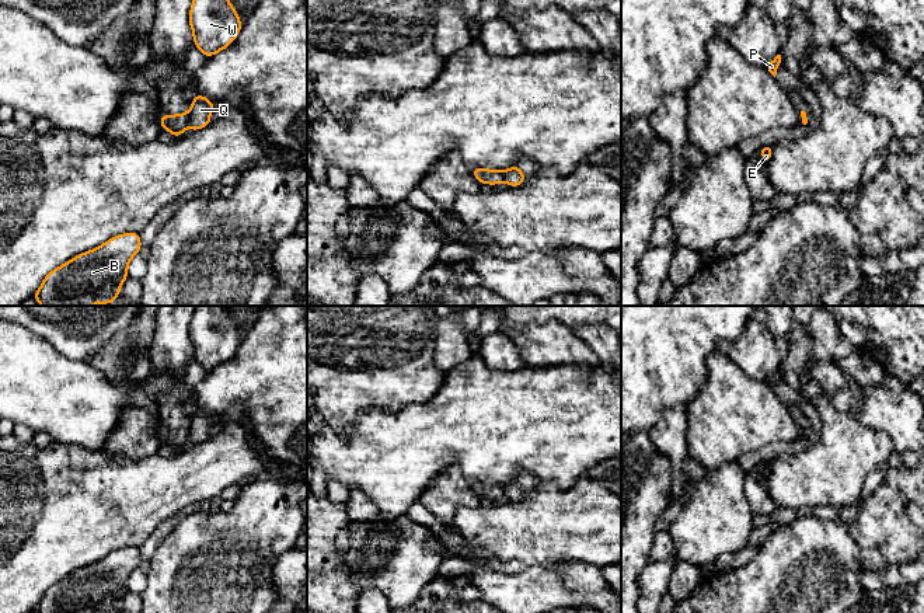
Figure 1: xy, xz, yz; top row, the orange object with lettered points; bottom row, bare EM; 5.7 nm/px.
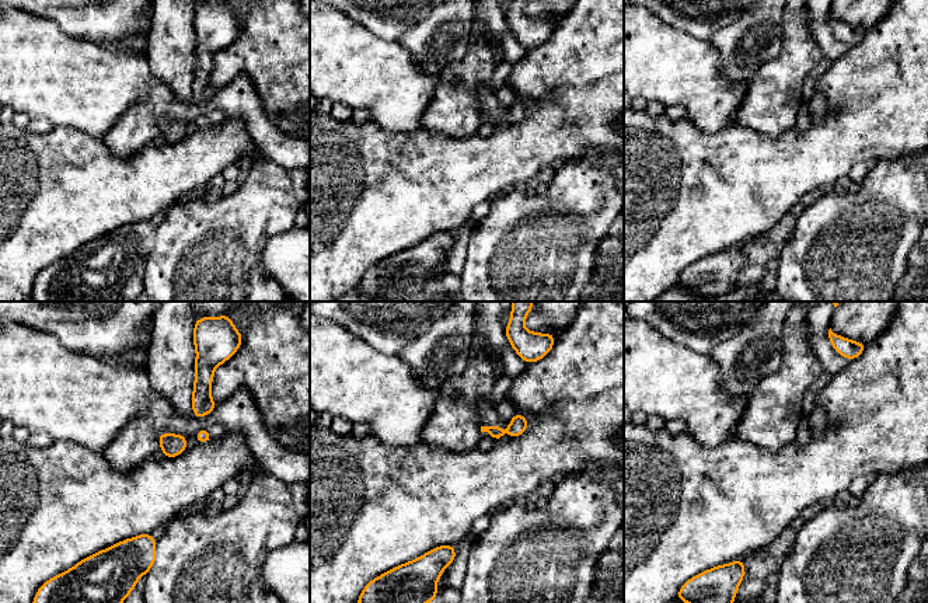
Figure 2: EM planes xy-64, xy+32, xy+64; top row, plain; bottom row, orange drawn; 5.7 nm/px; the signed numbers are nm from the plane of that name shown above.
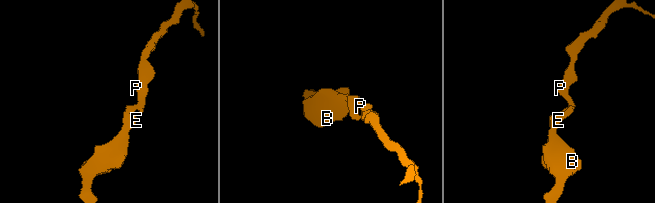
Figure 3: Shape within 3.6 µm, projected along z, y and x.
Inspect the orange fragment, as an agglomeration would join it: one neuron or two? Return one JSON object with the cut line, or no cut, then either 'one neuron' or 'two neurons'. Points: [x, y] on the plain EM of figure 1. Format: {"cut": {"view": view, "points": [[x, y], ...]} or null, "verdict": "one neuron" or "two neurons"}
{"cut": {"view": "xy", "points": [[189, 427], [187, 439]]}, "verdict": "two neurons"}

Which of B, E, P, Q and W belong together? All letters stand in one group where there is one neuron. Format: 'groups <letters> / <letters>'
groups B E / P Q W

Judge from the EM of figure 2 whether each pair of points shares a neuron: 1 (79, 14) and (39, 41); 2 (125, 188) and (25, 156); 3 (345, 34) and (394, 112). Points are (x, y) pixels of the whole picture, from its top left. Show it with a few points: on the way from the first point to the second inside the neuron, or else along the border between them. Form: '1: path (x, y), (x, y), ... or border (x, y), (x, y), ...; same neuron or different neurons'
1: border (31, 14), (45, 17), (66, 32), (90, 41); different neurons
2: path (100, 188), (58, 188), (51, 181); same neuron
3: path (351, 53), (390, 93); same neuron

